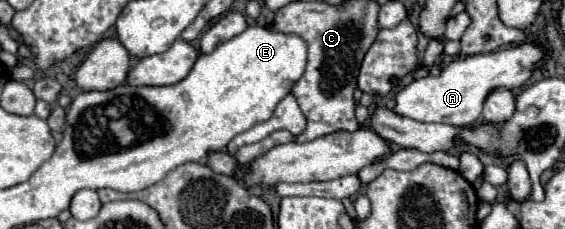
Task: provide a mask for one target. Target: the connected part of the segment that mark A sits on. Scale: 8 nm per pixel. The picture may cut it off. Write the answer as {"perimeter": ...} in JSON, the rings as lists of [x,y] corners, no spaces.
{"perimeter":[[[523,43],[511,49],[501,49],[493,53],[467,55],[451,61],[441,69],[439,75],[427,75],[413,79],[409,85],[401,87],[395,95],[395,113],[427,123],[449,123],[449,125],[471,125],[481,119],[483,101],[489,95],[489,89],[505,87],[519,89],[523,87],[535,65],[543,59],[543,49],[533,43]]]}

